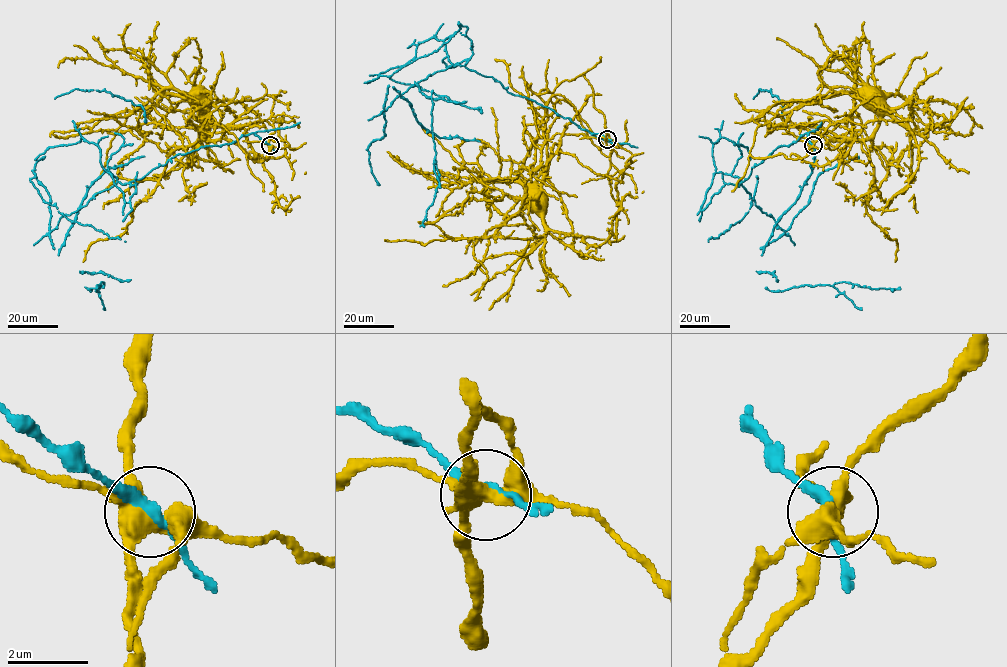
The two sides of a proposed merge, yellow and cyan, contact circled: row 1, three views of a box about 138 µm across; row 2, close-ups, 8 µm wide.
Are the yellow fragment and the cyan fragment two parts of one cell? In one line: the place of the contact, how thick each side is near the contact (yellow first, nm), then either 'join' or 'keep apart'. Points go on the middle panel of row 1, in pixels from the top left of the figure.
at (607, 139); 460 nm thick on the yellow side, 240 nm on the other; keep apart

